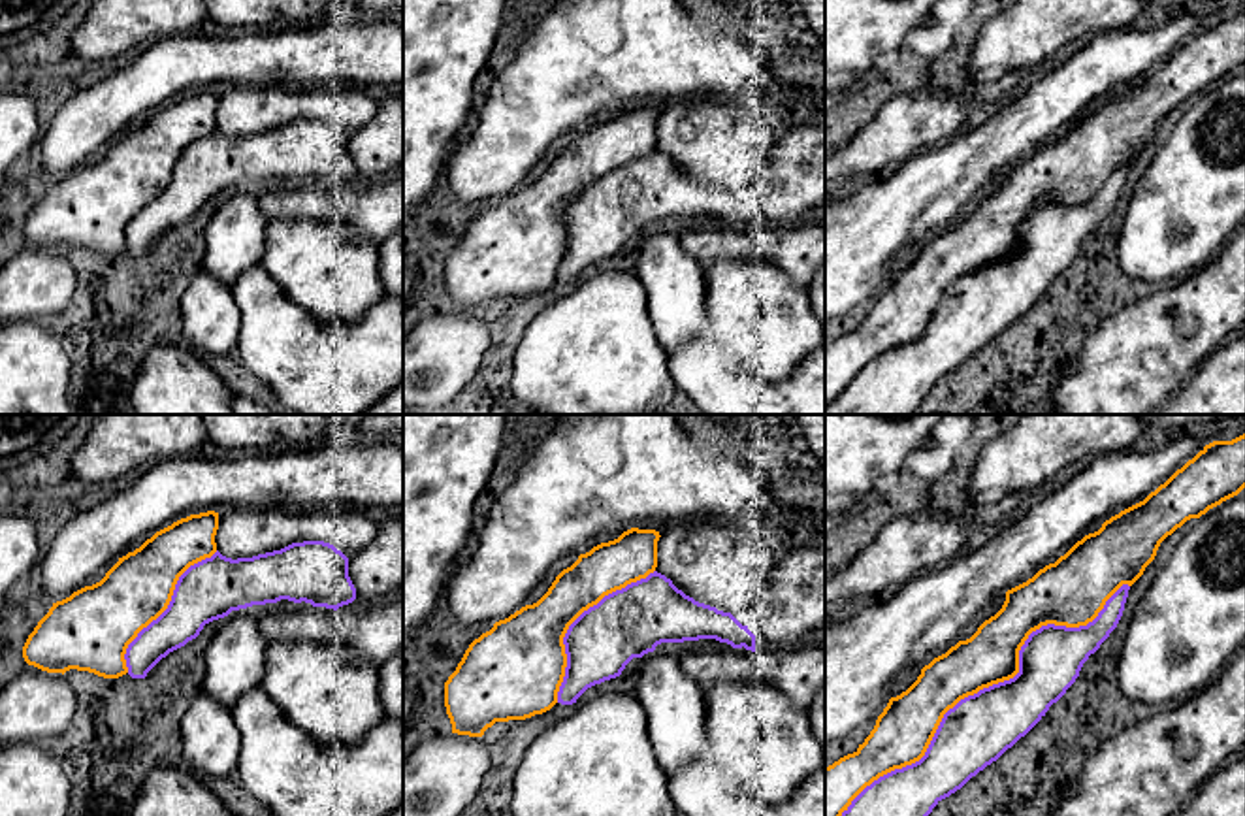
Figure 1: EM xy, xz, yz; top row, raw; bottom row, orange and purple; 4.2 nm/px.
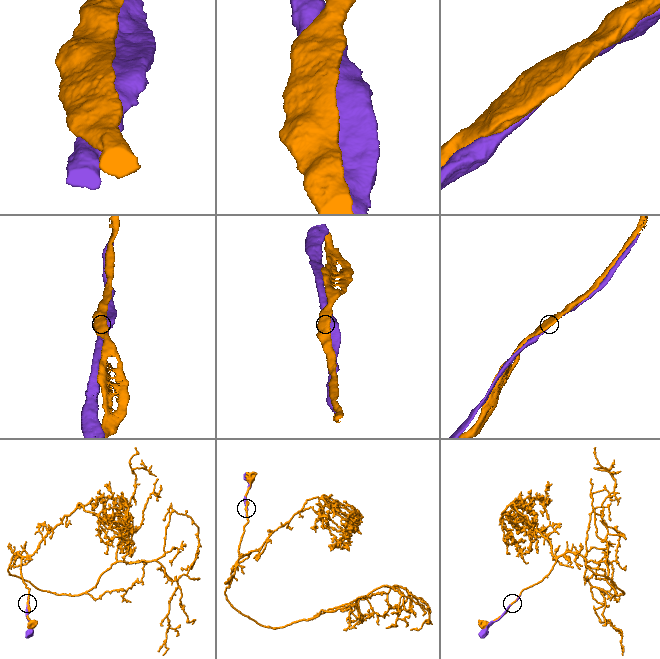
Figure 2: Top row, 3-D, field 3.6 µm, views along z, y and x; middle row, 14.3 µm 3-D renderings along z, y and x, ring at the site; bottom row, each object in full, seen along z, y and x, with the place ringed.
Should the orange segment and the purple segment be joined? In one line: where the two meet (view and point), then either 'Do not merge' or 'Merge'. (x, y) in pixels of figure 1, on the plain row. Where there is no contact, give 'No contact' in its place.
Touches orange at yz (980, 266). Do not merge

